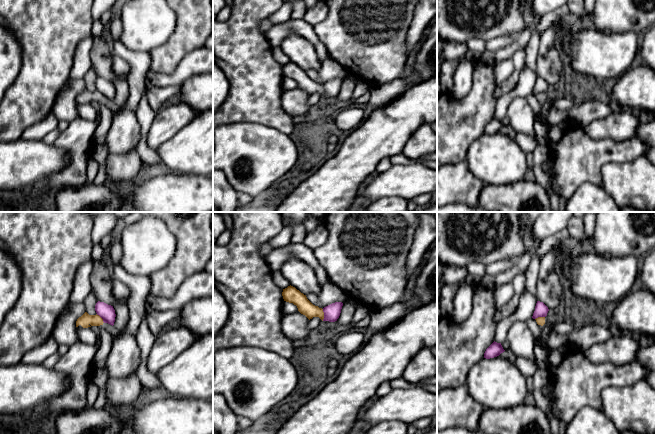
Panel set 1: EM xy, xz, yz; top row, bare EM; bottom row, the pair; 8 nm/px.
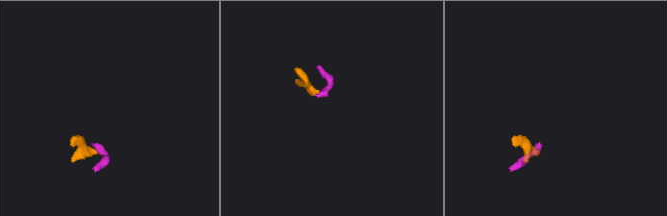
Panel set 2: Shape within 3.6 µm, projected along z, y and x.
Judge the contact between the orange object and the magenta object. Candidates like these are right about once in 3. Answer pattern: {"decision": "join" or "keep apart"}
{"decision": "keep apart"}

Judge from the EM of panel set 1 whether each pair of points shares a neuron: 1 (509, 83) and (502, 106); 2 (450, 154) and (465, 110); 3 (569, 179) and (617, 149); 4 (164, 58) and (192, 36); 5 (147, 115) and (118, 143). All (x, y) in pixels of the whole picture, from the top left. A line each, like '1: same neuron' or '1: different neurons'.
1: different neurons
2: same neuron
3: same neuron
4: same neuron
5: different neurons

